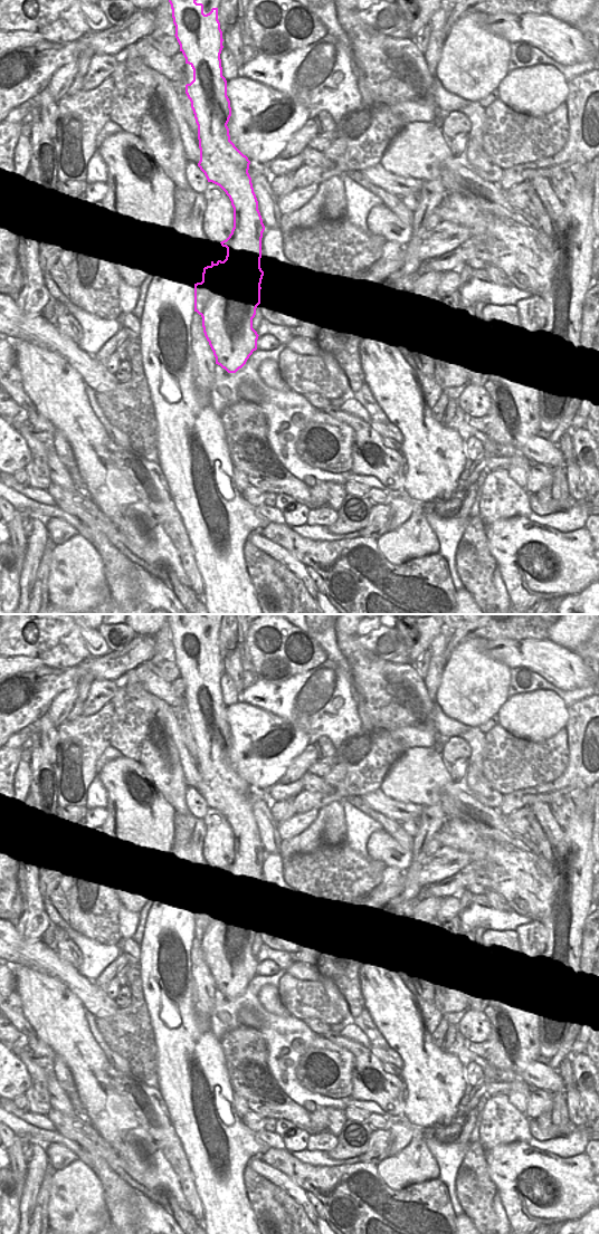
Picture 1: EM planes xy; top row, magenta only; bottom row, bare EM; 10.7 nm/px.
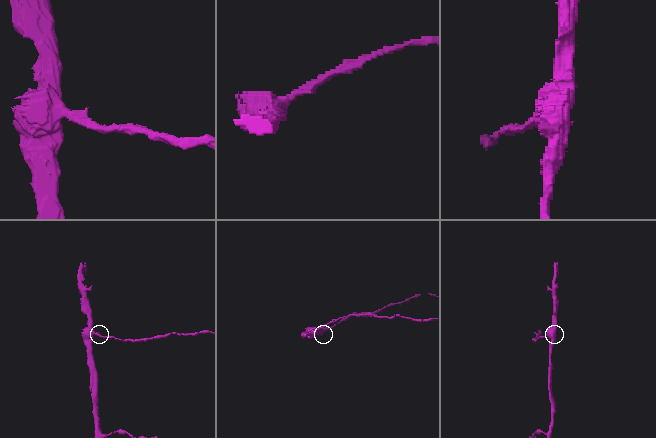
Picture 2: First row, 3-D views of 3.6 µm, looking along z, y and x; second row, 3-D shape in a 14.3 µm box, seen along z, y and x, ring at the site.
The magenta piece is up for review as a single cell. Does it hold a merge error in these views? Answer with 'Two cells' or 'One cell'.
Two cells

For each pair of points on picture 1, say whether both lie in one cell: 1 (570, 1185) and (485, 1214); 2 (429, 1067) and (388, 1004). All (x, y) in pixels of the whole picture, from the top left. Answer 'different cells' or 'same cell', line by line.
1: different cells
2: same cell

